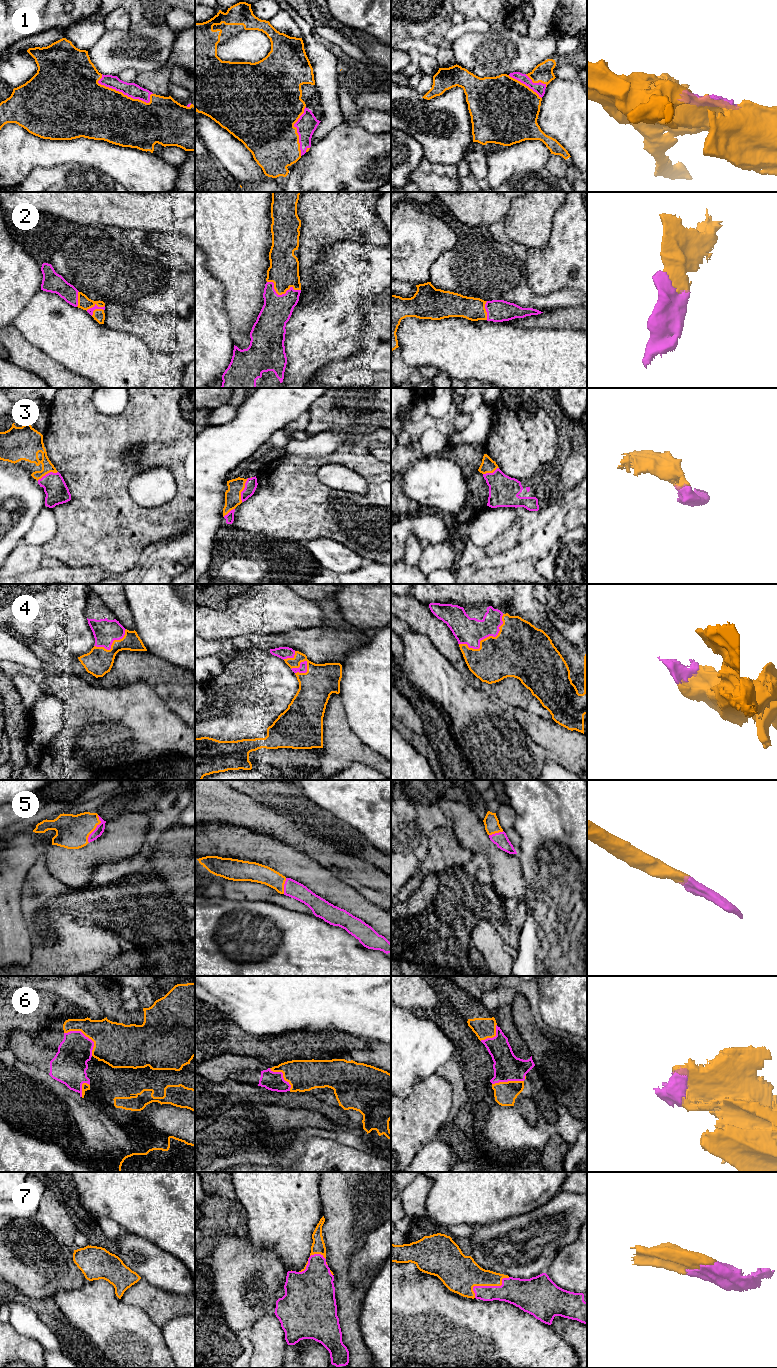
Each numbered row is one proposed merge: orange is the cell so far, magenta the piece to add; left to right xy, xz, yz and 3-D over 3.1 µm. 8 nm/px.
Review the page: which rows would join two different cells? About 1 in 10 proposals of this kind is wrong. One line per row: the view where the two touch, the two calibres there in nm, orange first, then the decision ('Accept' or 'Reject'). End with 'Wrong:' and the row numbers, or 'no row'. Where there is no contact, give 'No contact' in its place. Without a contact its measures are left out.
1: Touches orange in xy. Thickness 440 nm (orange) against 120 nm. Accept
2: Touches orange in xz. Thickness 240 nm (orange) against 240 nm. Accept
3: Touches orange in xz. Thickness 130 nm (orange) against 100 nm. Accept
4: Touches orange in yz. Thickness 380 nm (orange) against 220 nm. Accept
5: Touches orange in xy. Thickness 280 nm (orange) against 70 nm. Accept
6: Touches orange in xy. Thickness 340 nm (orange) against 280 nm. Accept
7: Touches orange in yz. Thickness 300 nm (orange) against 220 nm. Accept
Wrong: no row

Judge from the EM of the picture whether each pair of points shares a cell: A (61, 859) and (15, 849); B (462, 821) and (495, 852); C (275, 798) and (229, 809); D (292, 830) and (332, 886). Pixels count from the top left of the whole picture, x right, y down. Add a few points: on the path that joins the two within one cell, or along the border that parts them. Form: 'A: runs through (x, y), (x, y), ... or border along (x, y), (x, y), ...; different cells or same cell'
A: border along (51, 844), (42, 856); different cells
B: runs through (470, 829), (487, 846); same cell
C: border along (239, 791), (281, 813); different cells
D: border along (293, 847), (325, 867), (334, 870); different cells

